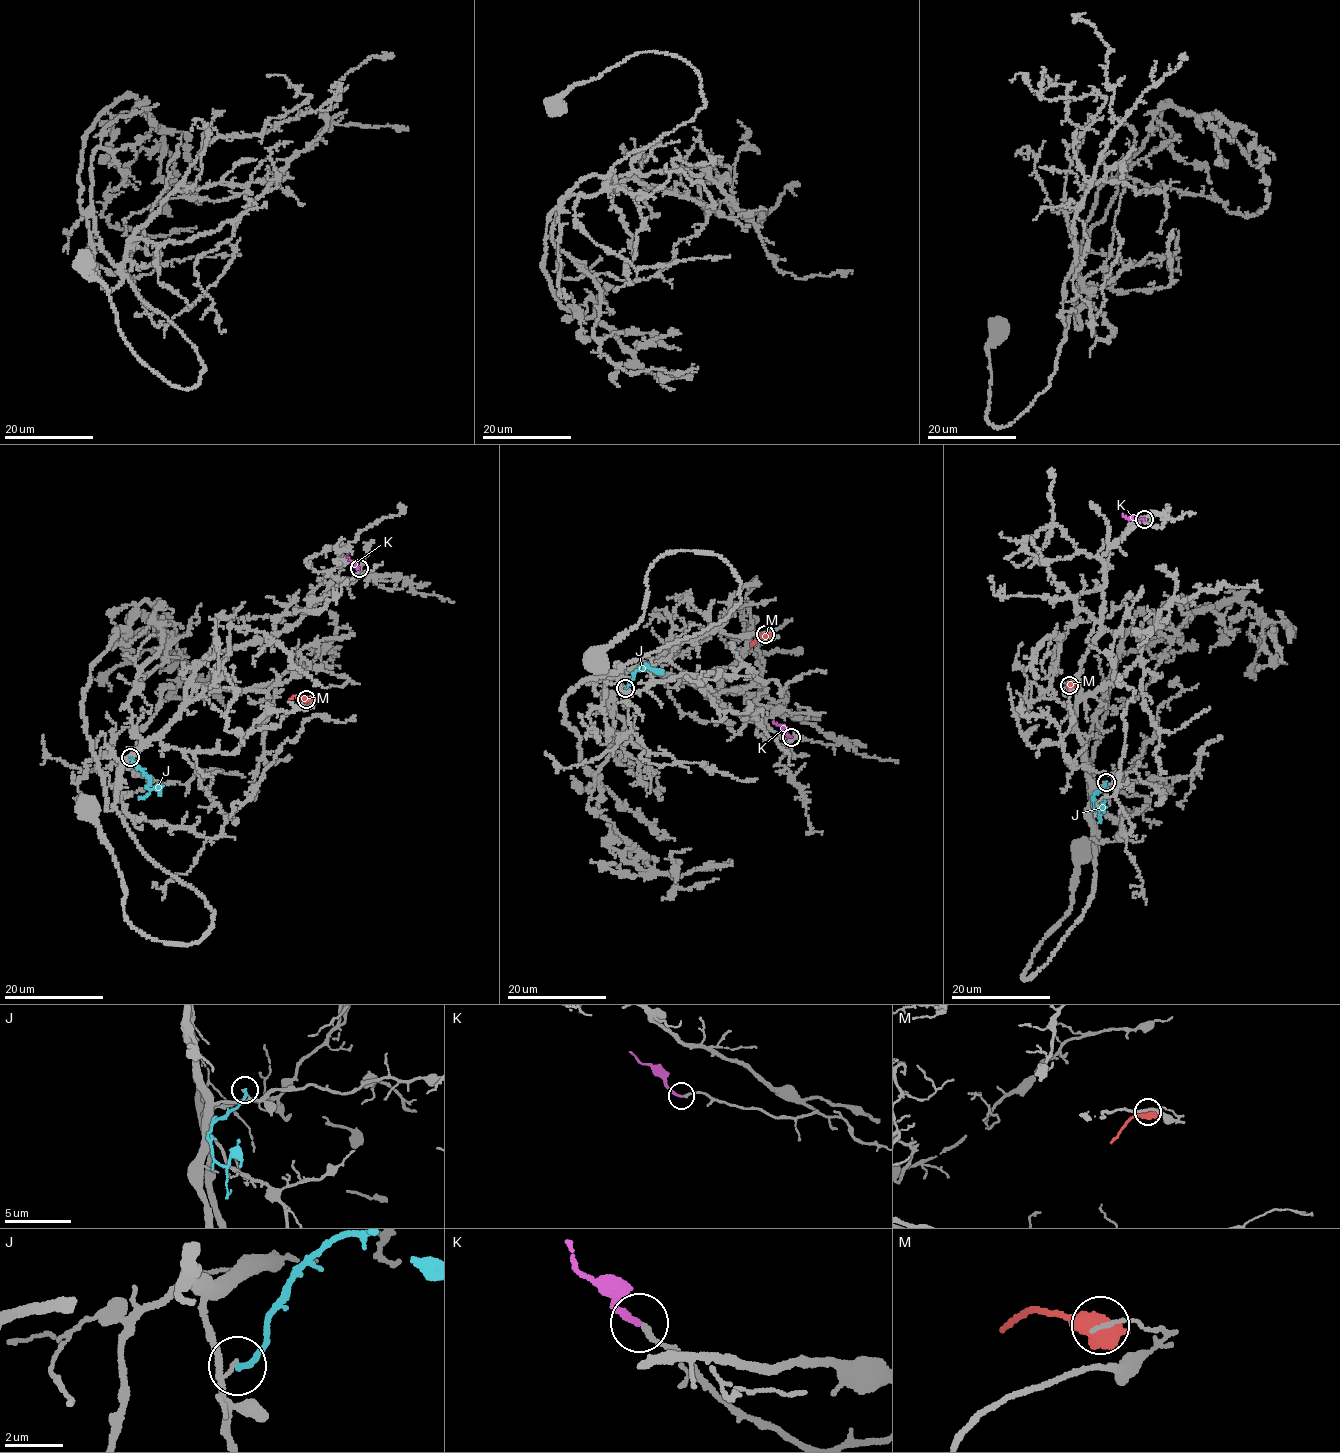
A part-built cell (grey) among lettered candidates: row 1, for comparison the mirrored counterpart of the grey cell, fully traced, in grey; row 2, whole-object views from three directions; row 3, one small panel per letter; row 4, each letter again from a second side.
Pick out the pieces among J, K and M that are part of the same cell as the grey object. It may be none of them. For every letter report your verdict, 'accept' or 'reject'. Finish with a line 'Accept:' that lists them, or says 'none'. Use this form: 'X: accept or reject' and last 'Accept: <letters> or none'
J: reject
K: accept
M: reject
Accept: K

